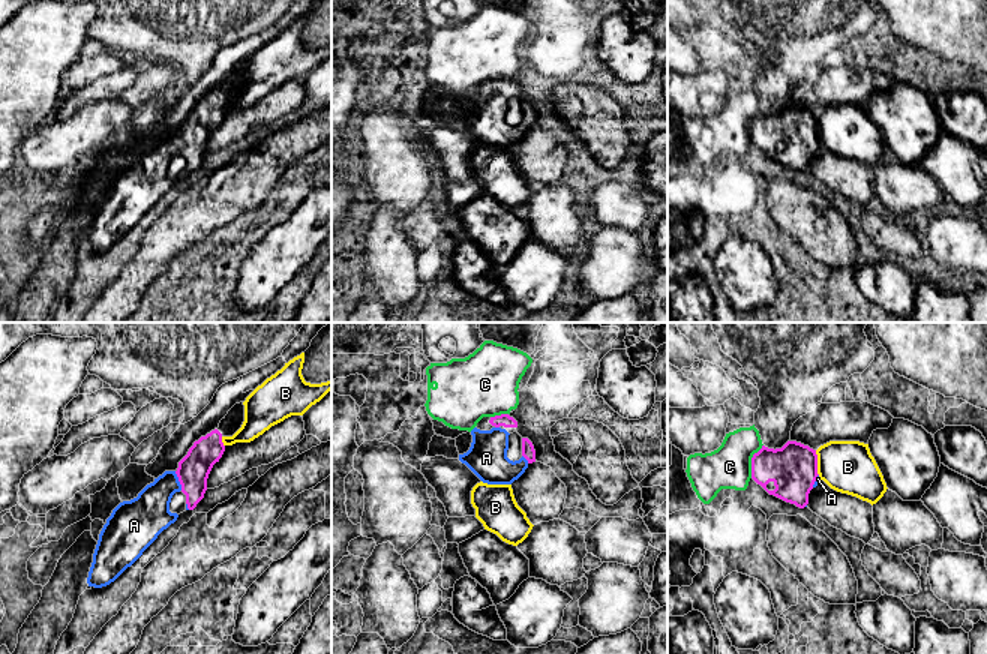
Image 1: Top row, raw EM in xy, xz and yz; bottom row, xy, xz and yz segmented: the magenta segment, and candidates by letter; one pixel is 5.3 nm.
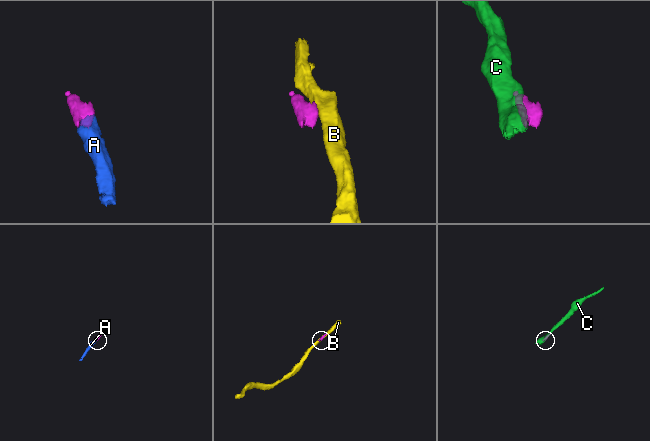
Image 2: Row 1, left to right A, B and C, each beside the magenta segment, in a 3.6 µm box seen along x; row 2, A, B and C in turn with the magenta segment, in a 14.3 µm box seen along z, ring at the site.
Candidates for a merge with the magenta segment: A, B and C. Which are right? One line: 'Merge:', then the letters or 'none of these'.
Merge: A

